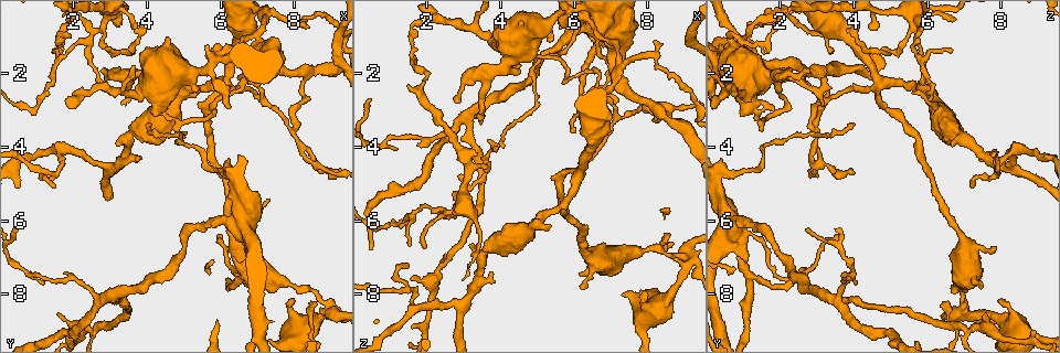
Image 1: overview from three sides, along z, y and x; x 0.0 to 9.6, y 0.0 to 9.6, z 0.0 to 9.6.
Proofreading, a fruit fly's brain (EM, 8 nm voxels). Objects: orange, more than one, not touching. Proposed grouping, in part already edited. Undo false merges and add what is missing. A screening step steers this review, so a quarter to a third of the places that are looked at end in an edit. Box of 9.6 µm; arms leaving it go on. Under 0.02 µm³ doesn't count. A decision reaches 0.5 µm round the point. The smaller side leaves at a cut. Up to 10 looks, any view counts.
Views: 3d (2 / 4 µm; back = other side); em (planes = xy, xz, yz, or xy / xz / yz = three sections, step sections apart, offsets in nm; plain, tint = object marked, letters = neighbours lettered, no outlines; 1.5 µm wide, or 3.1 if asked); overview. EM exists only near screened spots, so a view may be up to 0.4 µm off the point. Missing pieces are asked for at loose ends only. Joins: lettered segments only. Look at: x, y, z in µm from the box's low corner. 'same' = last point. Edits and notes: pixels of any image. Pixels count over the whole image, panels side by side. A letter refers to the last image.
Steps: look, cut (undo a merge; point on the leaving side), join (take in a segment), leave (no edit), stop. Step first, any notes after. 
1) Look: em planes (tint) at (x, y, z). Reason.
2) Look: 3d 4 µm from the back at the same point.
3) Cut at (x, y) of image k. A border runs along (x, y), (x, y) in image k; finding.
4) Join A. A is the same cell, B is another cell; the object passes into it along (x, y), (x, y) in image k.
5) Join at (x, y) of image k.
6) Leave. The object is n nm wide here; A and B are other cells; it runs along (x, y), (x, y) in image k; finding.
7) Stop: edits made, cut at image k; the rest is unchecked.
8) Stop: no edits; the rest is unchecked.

Look: em planes (letters) at (2.85, 0.95, 5.50). Three-way junction.

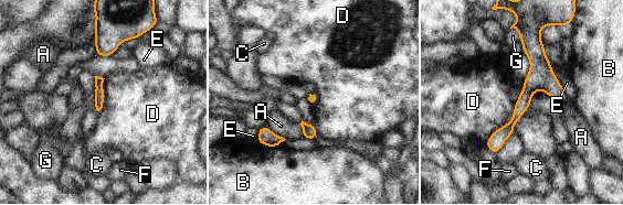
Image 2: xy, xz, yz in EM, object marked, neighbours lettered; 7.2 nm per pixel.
Leave. The object is 80 nm wide here; A, B, C, D, E, F and G are other cells; a border runs along (516, 103), (511, 118), (485, 146) in image 2; all the same neuron.

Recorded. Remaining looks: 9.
Look: em planes (tint) at (1.60, 1.15, 1.65). Abrupt turn.

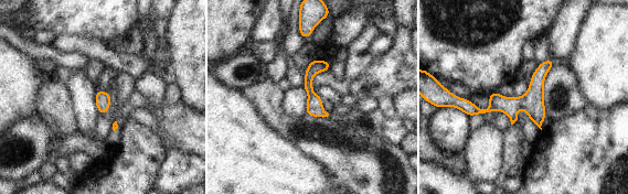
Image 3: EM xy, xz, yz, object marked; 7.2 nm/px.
Look: em planes (letters) at the same point.

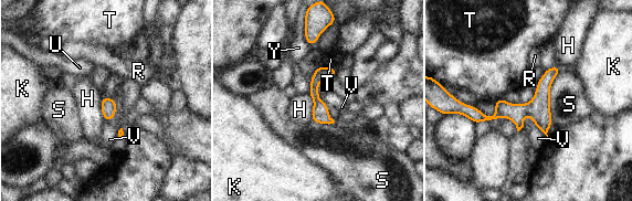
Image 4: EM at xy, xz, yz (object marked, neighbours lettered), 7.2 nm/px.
Leave. The object is 110 nm wide here; H, K, R, S, T, U, V and Y are other cells; a border runs along (307, 94), (313, 101), (311, 120) in image 4; all the same neuron.

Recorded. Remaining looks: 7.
Look: em xz step 8 (tint) at (7.95, 3.30, 2.90). A fork.

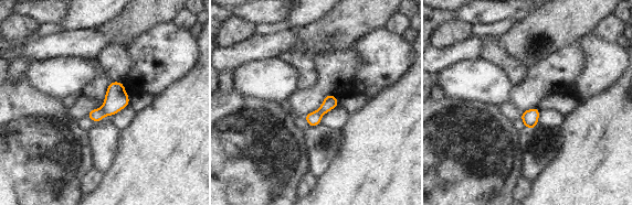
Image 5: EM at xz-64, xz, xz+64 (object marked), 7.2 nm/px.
Look: em yz step 8 (letters) at the same point. Another direction.

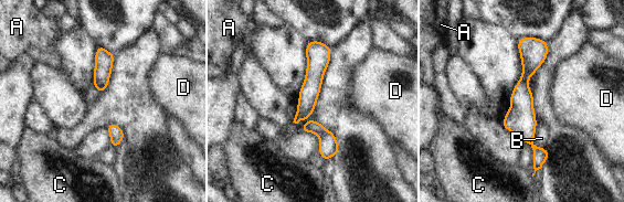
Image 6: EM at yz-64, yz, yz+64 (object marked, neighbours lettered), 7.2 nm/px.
Cut at (328, 146) of image 6. A, B, C and D are other cells; a border runs along (325, 128), (320, 137) in image 6; a second neuron is stuck on.

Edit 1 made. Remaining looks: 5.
Stop: edits made, cut at image 6; the rest is unchecked.

